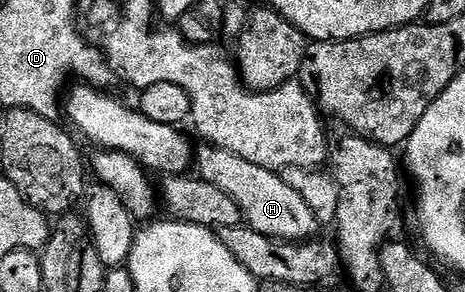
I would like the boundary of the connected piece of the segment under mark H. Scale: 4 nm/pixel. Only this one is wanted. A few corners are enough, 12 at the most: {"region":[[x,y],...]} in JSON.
{"region":[[210,144],[197,174],[237,200],[246,225],[285,242],[319,217],[276,171]]}

